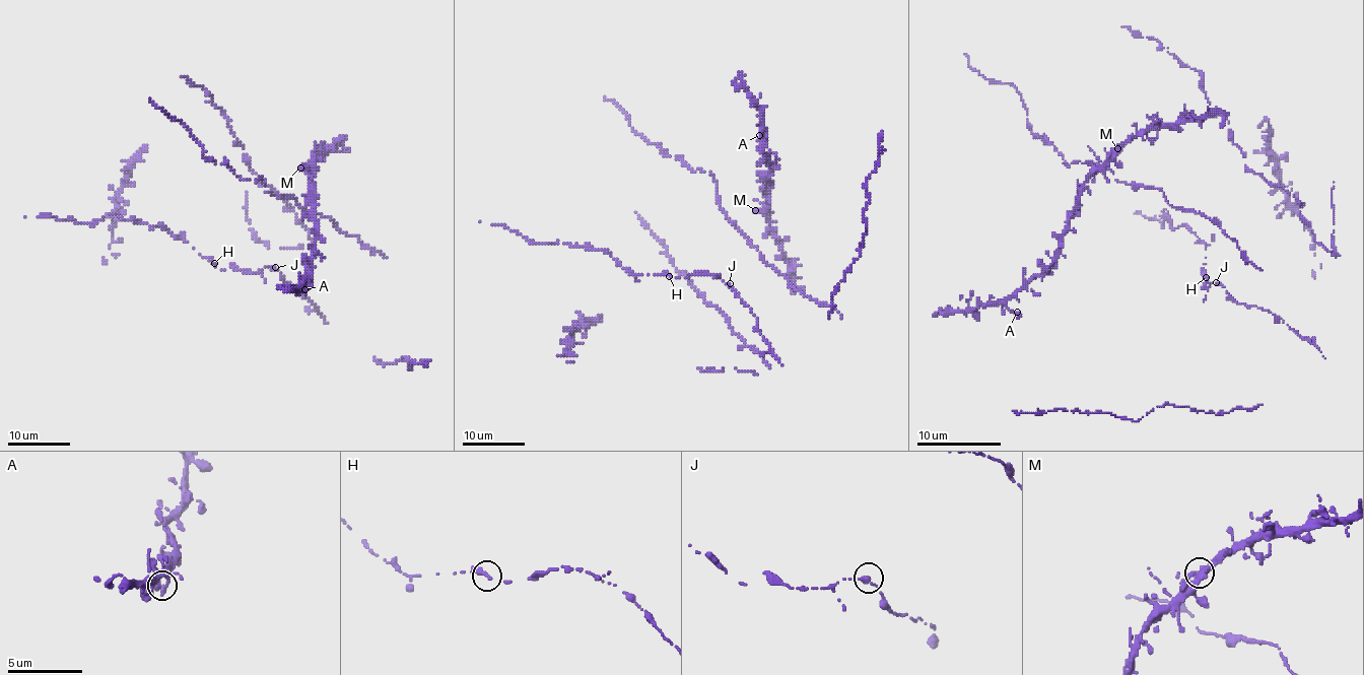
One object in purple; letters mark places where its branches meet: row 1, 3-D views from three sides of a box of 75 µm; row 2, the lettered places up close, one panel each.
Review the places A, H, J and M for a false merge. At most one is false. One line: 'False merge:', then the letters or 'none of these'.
False merge: none of these

